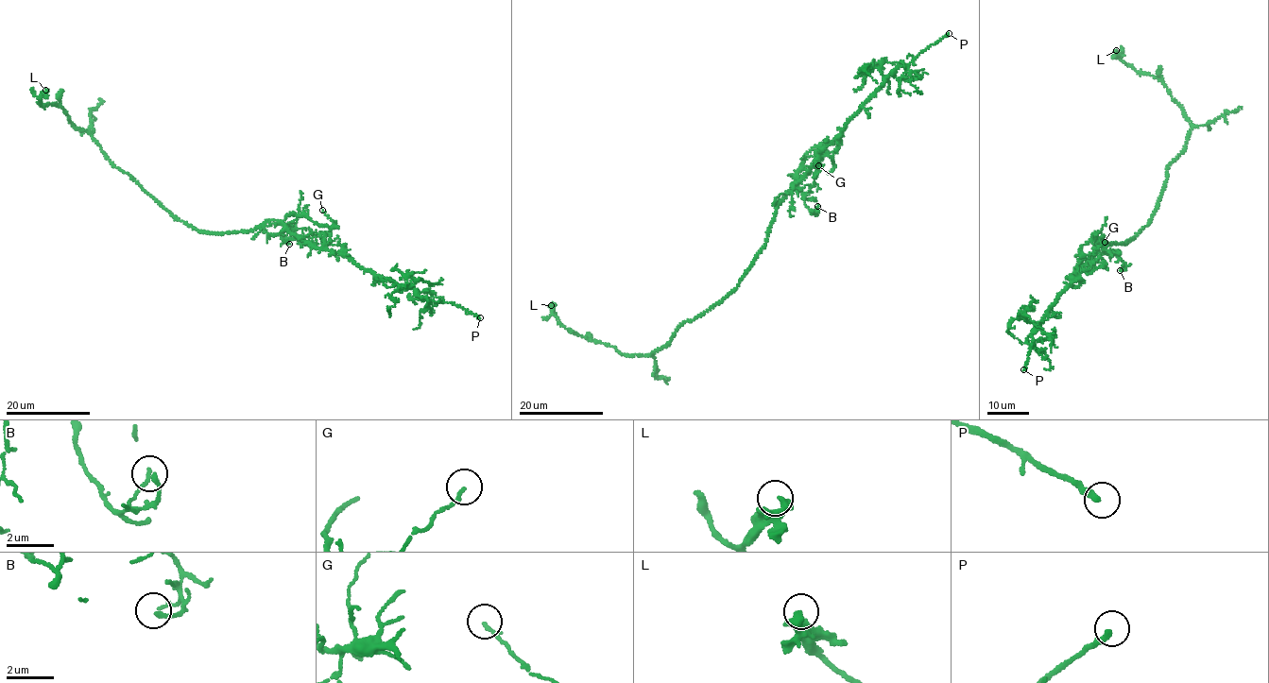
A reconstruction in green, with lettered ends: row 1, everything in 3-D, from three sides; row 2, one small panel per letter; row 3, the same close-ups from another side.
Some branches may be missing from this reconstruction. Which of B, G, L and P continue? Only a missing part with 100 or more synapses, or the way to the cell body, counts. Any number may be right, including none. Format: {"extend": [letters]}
{"extend": ["P"]}

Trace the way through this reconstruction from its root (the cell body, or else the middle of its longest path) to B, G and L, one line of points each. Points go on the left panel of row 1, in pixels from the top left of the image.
B: (222, 233), (249, 231), (264, 223), (278, 221), (288, 228), (282, 235), (289, 244)
G: (222, 233), (249, 231), (271, 220), (282, 221), (288, 213), (305, 215), (332, 228), (334, 222), (322, 210)
L: (222, 233), (197, 230), (168, 212), (111, 163), (60, 107), (42, 107), (45, 90)

